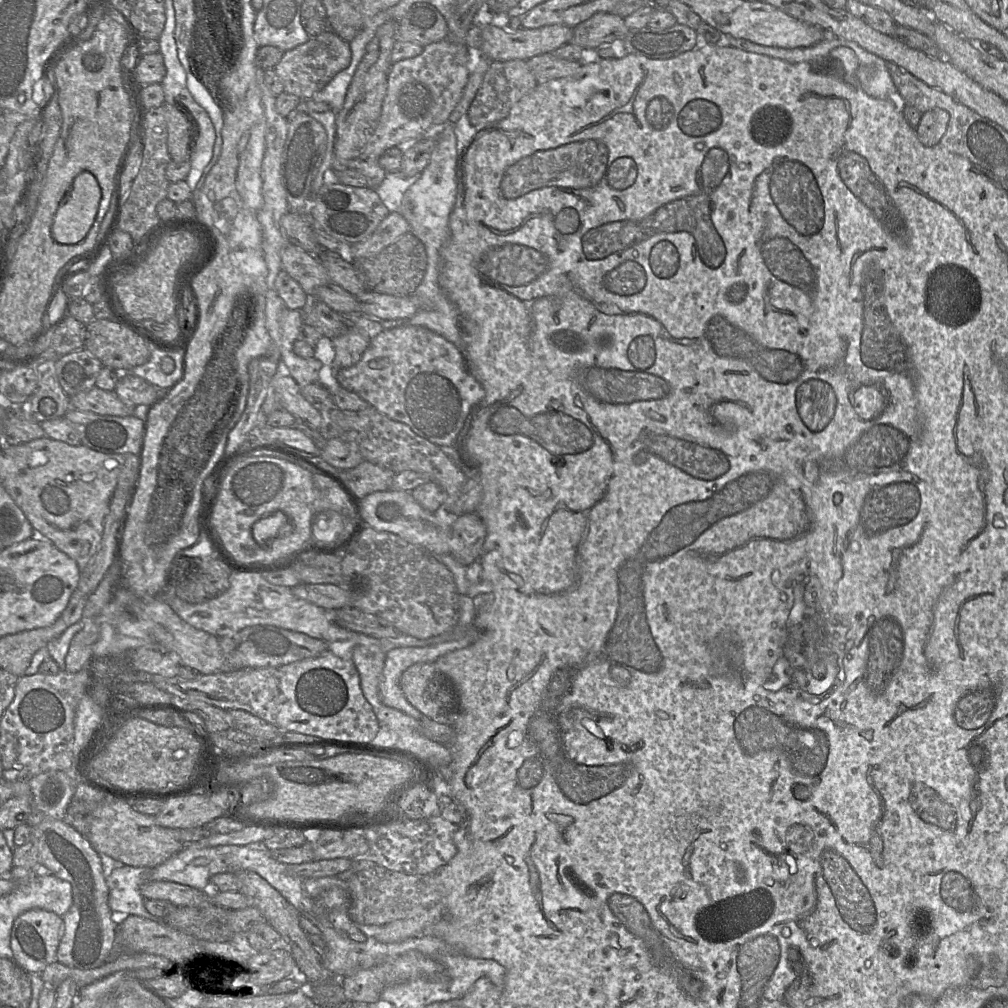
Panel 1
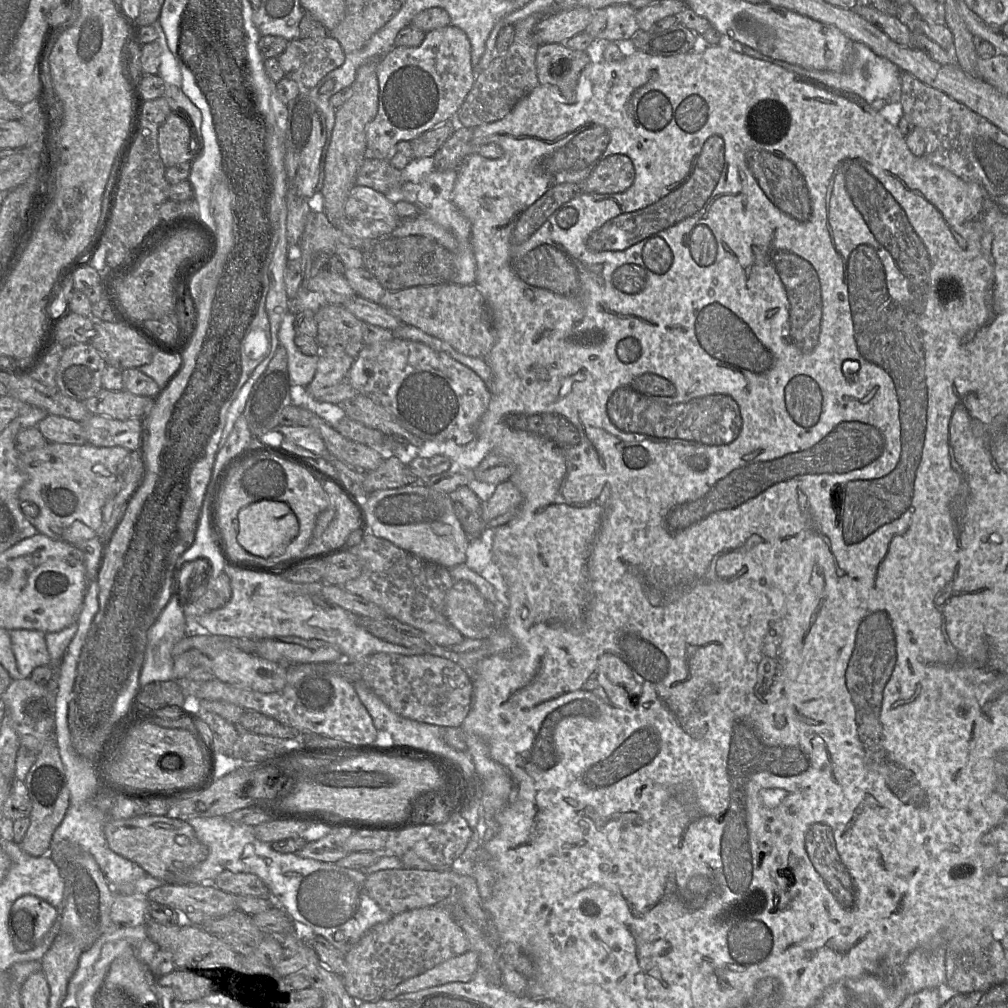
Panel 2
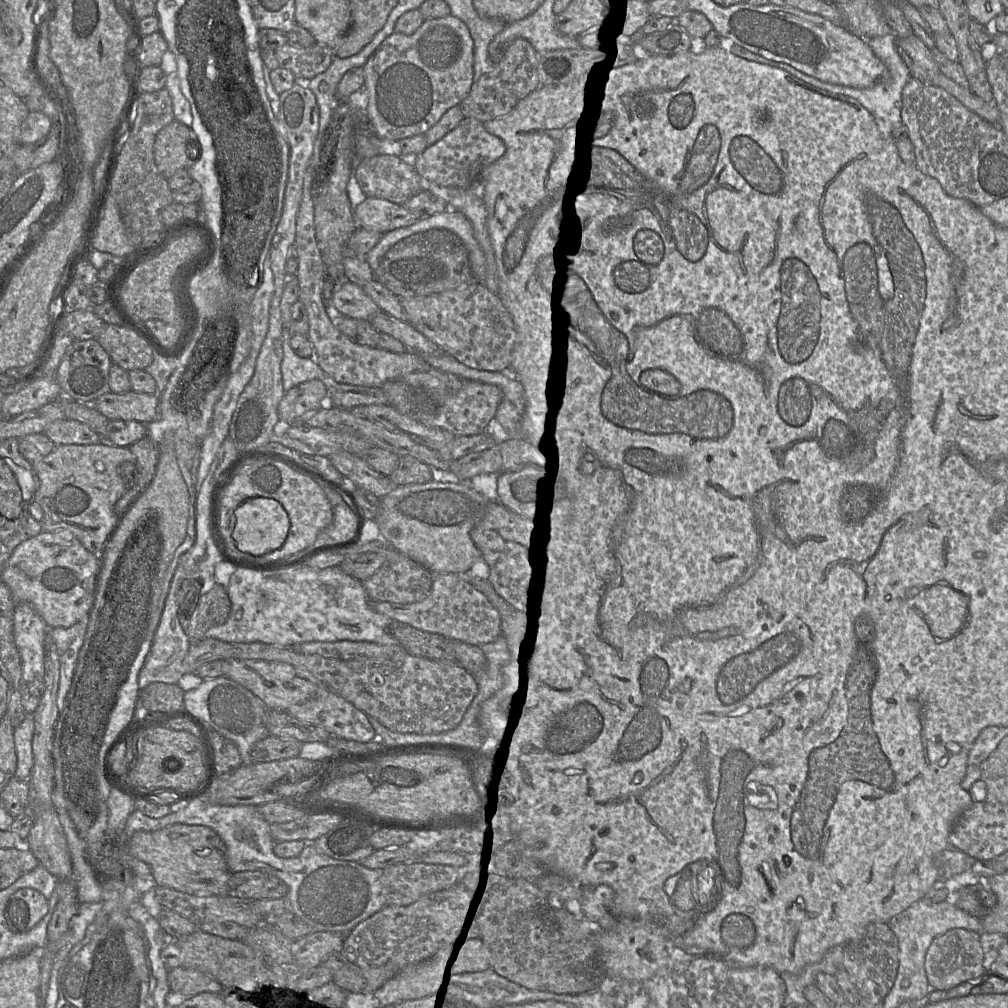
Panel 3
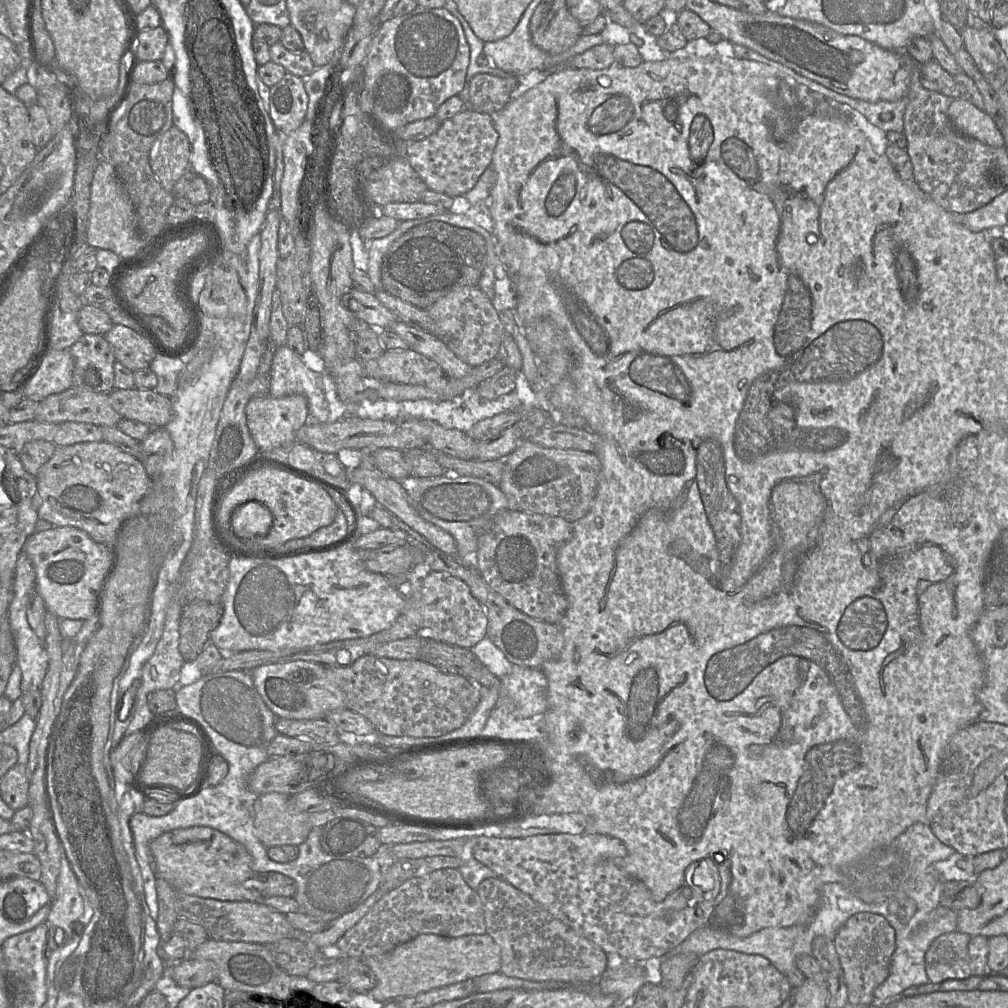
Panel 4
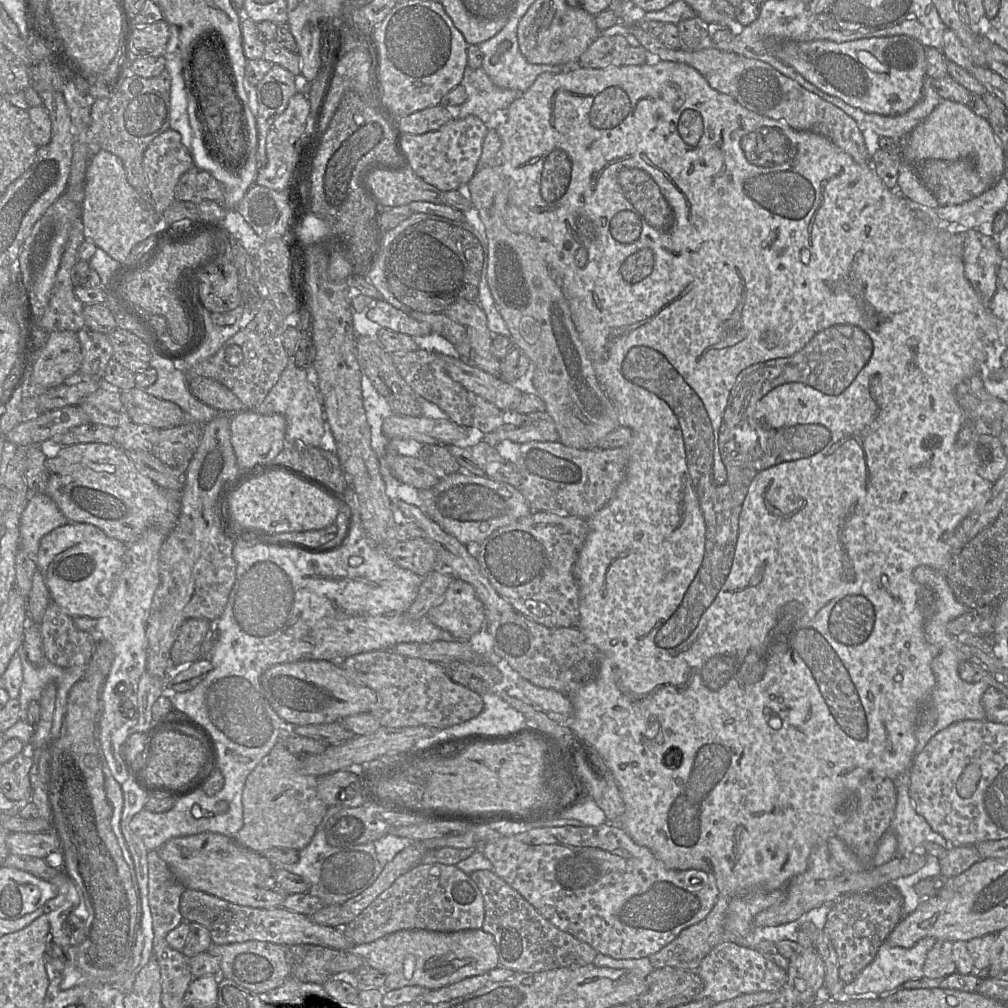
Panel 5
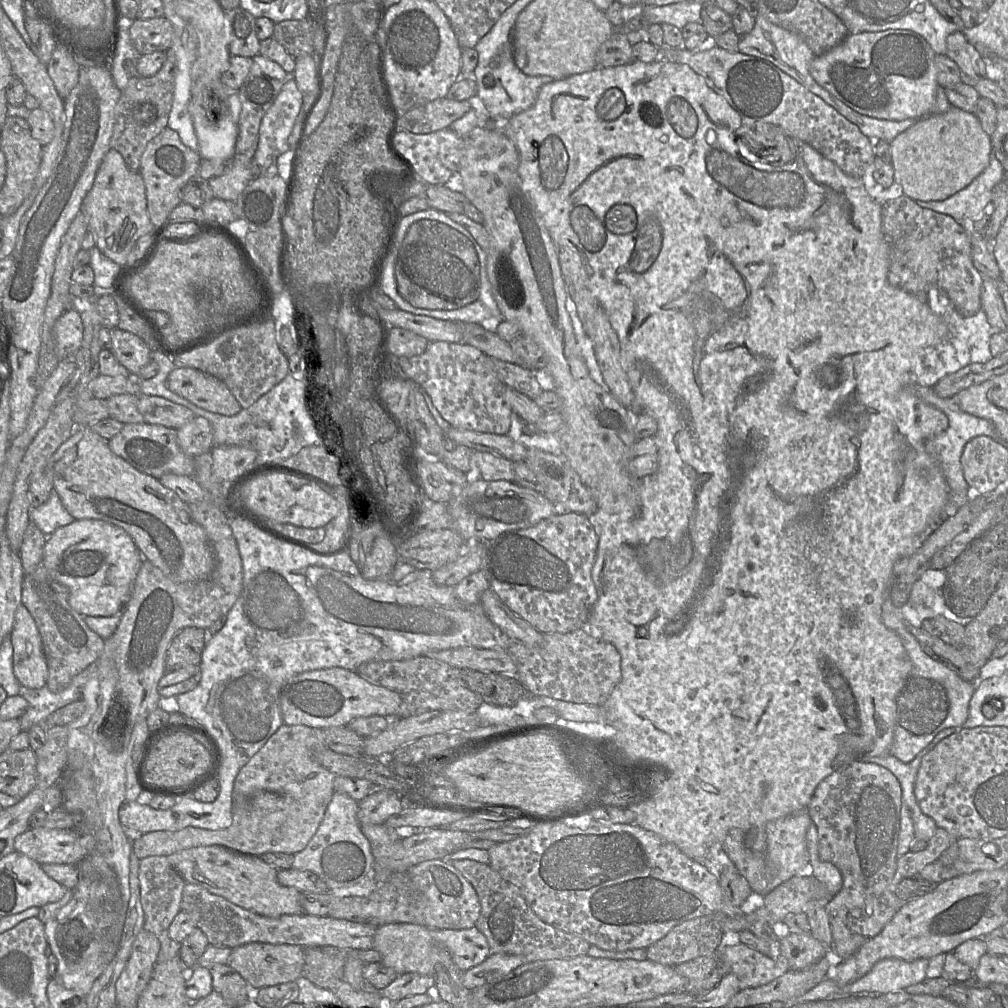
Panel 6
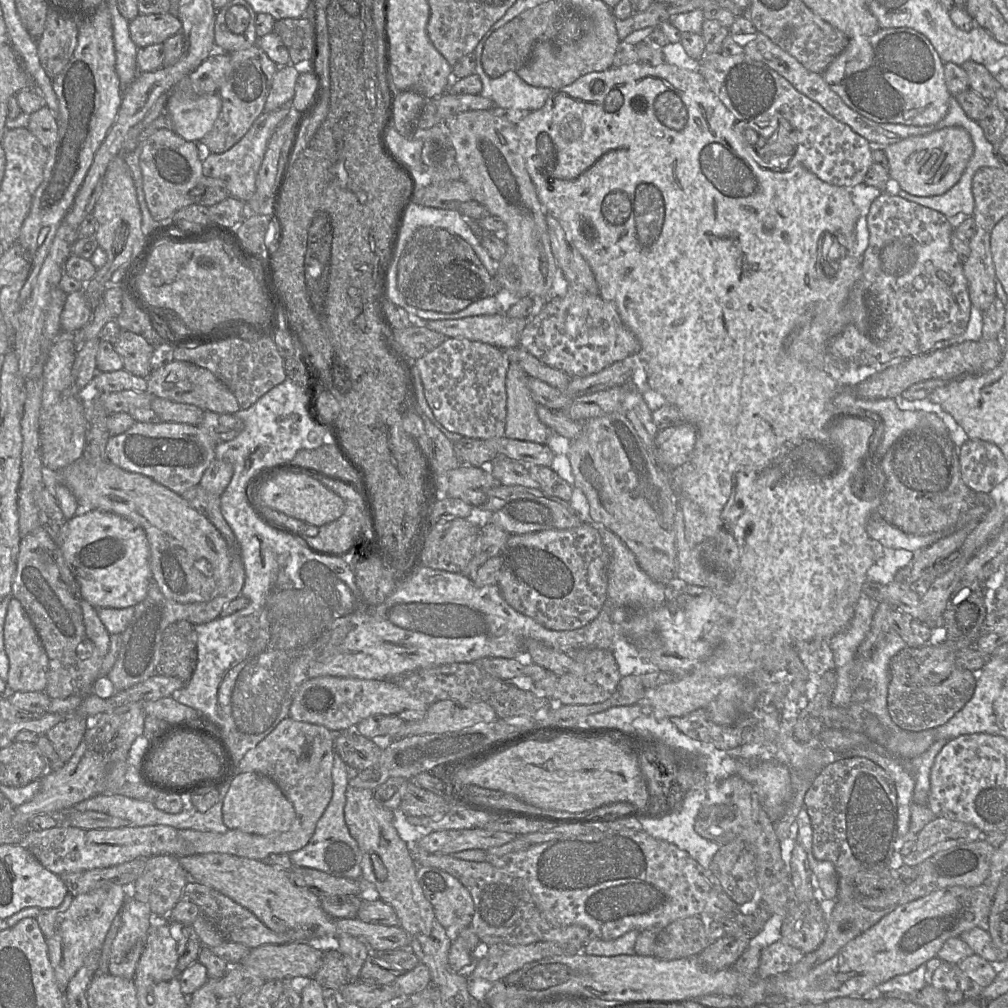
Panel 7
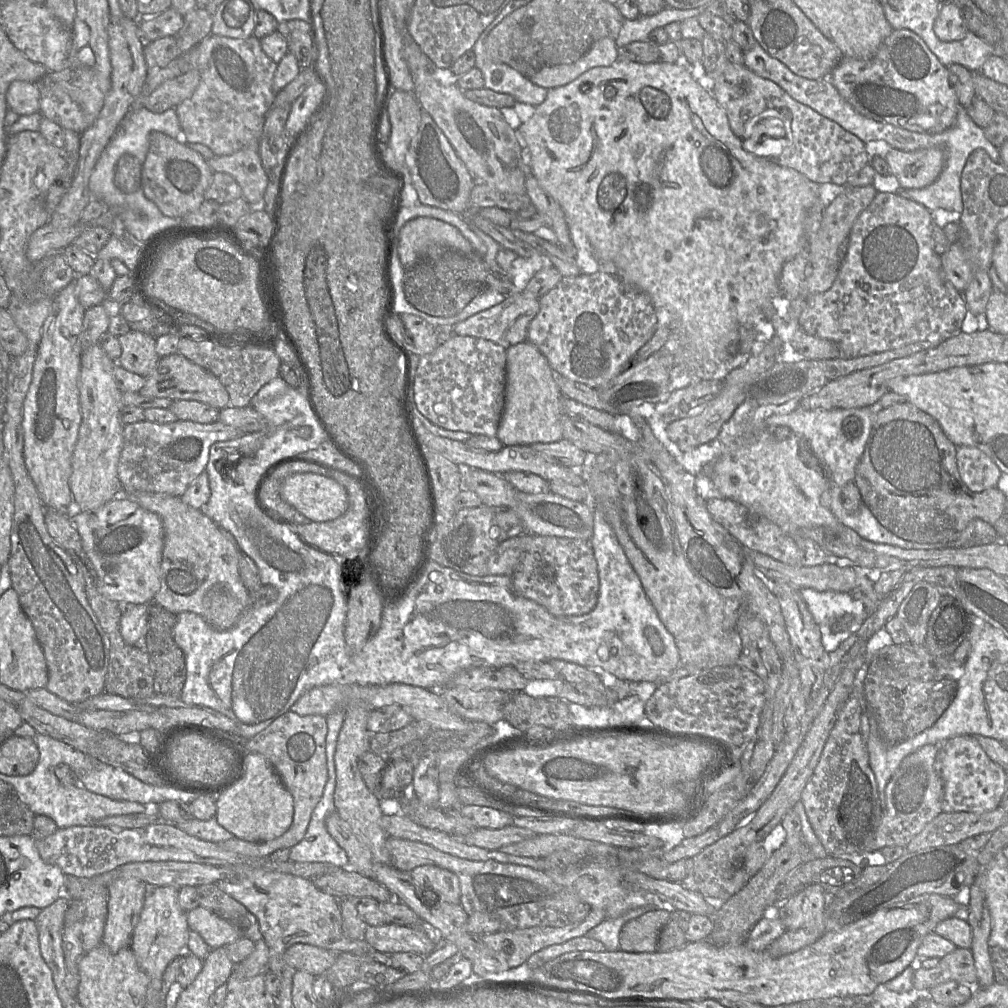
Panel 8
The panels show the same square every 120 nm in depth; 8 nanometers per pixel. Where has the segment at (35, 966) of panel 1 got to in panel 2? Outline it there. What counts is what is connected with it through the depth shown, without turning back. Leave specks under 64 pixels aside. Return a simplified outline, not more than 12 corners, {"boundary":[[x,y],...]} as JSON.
{"boundary":[[39,897],[16,899],[8,919],[15,948],[37,947],[57,918]]}

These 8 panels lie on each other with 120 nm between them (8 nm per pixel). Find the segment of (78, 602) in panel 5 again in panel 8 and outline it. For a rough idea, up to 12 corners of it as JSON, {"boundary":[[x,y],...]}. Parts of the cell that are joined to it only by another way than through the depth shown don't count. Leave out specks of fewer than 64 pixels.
{"boundary":[[120,495],[69,517],[99,592],[151,604],[161,518]]}

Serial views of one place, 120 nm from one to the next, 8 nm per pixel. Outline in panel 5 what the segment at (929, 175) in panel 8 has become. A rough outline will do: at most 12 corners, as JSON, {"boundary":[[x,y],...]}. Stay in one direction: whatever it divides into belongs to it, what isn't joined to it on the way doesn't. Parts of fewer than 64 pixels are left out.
{"boundary":[[941,100],[903,140],[900,195],[938,208],[916,166],[969,158],[999,179],[1006,153],[987,119]]}

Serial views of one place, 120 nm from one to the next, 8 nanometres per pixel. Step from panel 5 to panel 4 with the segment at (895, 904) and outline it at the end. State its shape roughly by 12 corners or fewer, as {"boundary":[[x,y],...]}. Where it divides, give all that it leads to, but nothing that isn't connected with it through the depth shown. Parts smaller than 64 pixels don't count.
{"boundary":[[851,916],[833,939],[849,1006],[874,1003],[889,975],[895,930]]}

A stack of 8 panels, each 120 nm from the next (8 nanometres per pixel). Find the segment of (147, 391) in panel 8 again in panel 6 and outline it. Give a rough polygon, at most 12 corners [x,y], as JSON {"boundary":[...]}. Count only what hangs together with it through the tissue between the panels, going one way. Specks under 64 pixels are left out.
{"boundary":[[176,367],[167,387],[225,416],[242,410],[220,379]]}

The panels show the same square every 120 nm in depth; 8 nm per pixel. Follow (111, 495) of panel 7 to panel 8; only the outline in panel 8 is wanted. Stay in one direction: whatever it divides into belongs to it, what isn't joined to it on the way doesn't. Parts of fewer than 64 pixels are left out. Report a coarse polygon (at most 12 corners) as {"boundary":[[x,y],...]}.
{"boundary":[[124,493],[164,528],[154,602],[212,628],[251,607],[235,539],[180,497]]}

